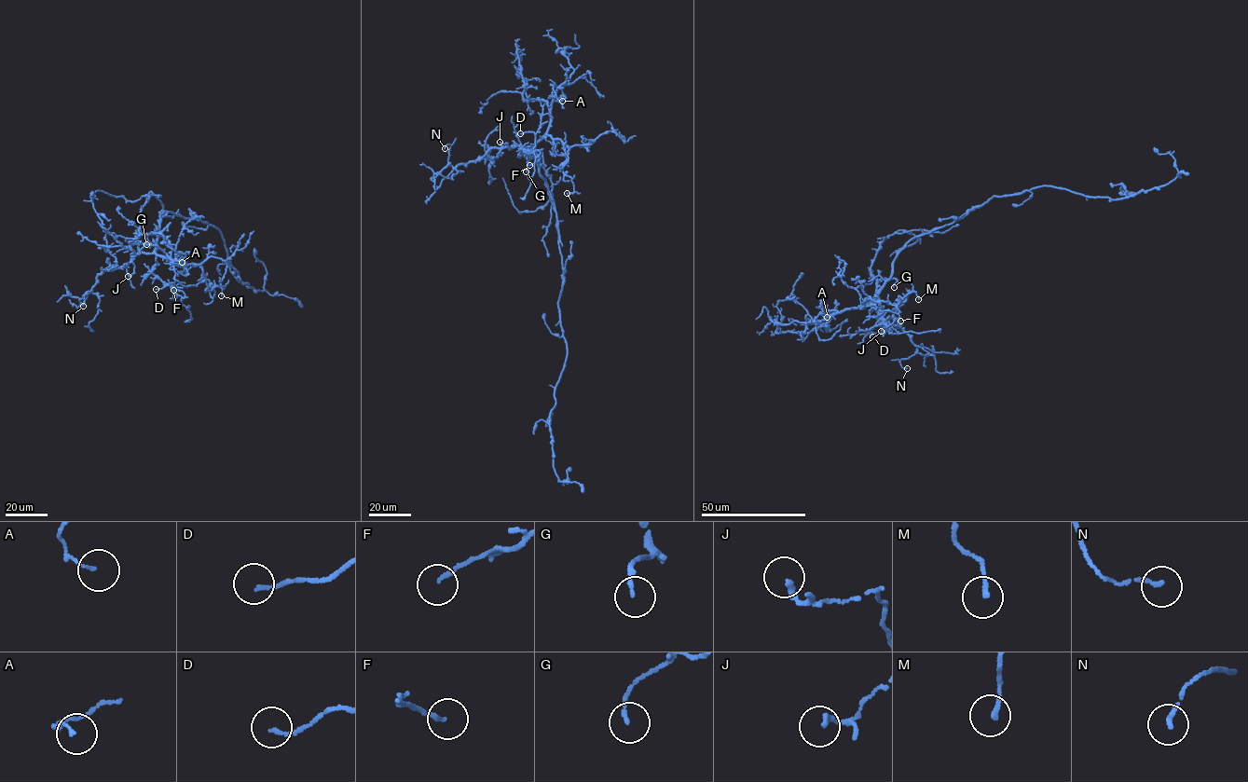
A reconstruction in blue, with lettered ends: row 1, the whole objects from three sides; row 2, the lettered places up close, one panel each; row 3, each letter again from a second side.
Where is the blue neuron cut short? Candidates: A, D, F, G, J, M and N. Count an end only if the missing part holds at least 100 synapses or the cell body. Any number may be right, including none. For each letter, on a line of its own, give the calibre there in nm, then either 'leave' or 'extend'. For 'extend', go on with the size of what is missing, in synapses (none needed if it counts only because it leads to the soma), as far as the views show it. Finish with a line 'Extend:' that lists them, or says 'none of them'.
A: calibre 90 nm; leave
D: calibre 130 nm; leave
F: calibre 140 nm; leave
G: calibre 140 nm; leave
J: calibre 200 nm; leave
M: calibre 170 nm; leave
N: calibre 140 nm; leave
Extend: none of them

